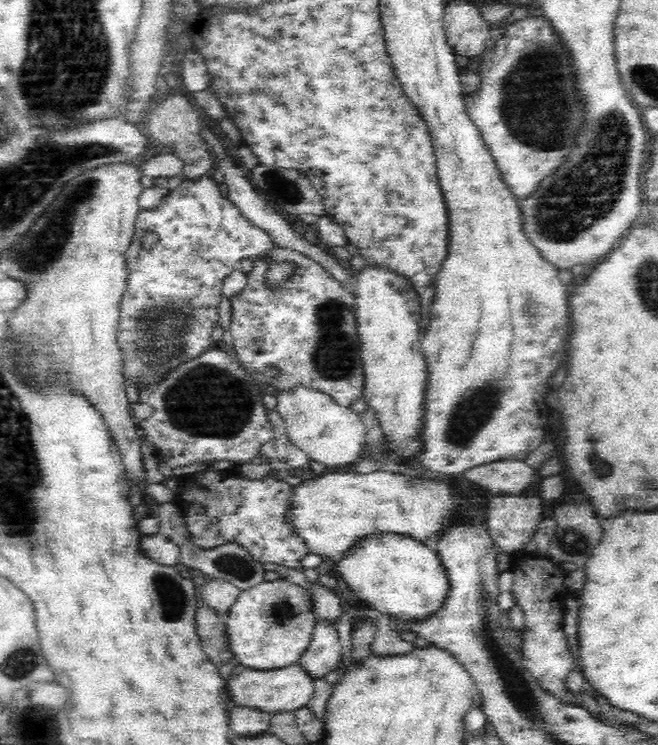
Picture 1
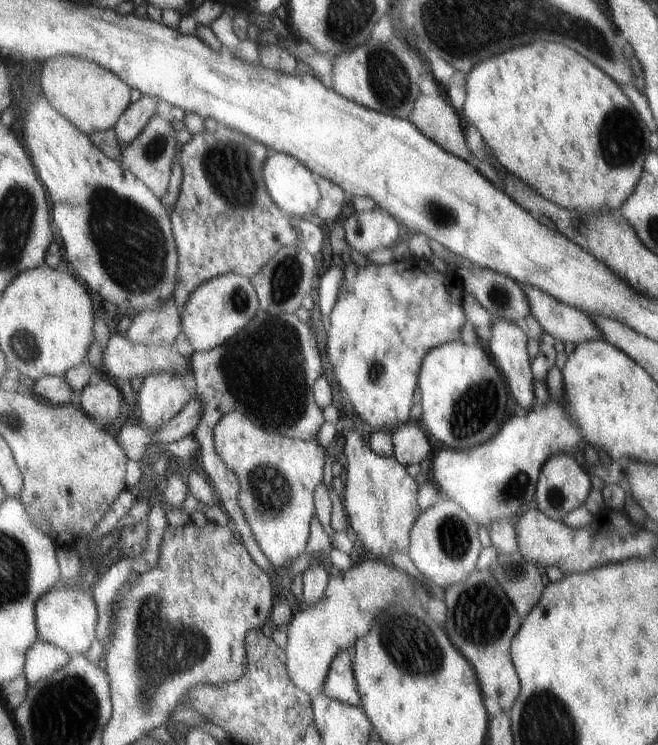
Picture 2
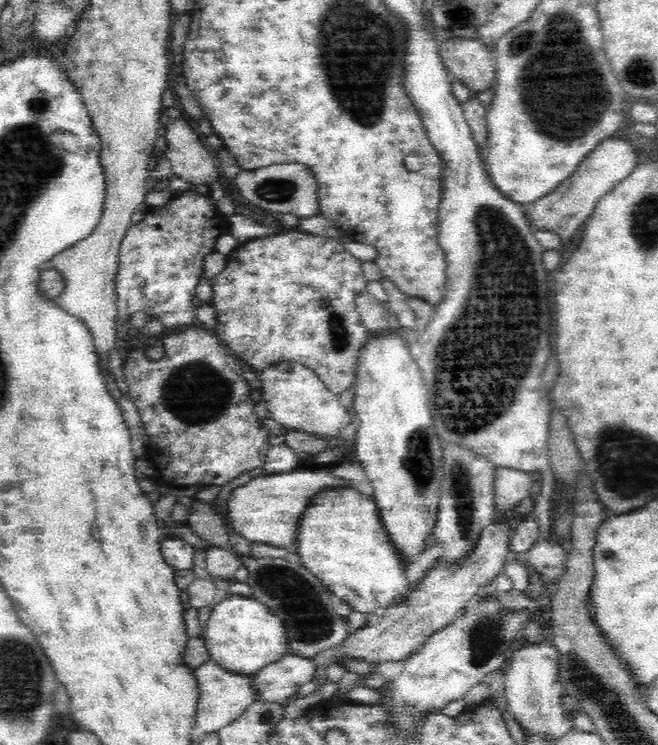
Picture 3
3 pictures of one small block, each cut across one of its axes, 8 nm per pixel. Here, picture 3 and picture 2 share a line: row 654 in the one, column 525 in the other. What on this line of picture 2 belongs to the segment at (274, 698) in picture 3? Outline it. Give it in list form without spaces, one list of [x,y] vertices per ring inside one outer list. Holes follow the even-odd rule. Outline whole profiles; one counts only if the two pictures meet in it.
[[[521,285],[527,297],[531,316],[555,340],[584,343],[586,340],[602,339],[599,330],[578,308],[569,306],[534,286]]]

